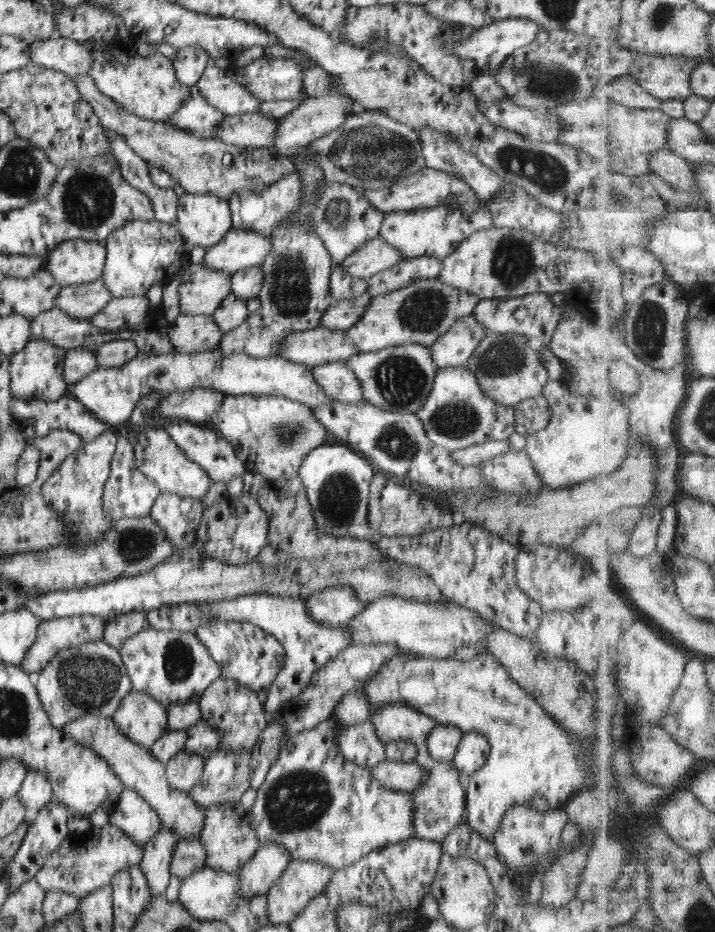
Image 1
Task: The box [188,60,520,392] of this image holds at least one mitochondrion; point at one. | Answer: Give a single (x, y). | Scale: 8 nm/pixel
(371, 152)

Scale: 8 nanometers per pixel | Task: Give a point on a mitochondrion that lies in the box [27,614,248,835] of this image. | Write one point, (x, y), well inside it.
(87, 682)

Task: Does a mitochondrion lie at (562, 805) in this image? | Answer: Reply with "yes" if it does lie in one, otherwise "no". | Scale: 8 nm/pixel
no

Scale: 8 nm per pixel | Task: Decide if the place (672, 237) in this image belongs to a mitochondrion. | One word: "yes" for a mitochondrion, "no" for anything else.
no

